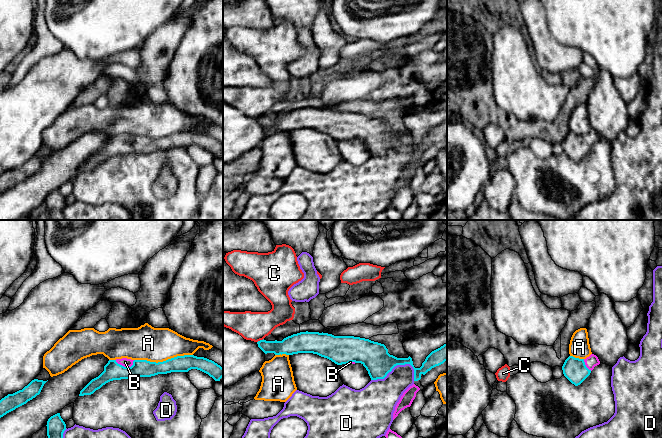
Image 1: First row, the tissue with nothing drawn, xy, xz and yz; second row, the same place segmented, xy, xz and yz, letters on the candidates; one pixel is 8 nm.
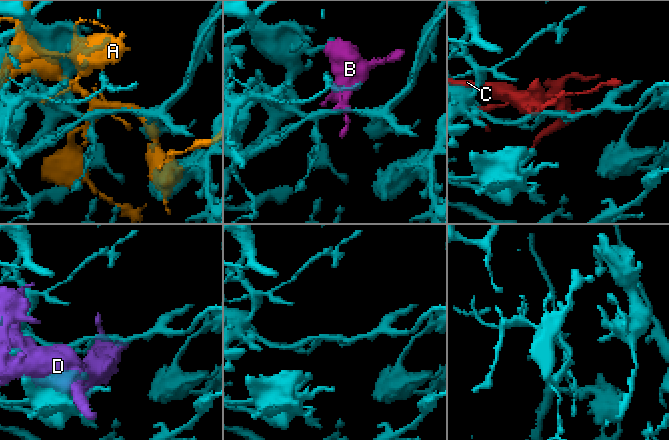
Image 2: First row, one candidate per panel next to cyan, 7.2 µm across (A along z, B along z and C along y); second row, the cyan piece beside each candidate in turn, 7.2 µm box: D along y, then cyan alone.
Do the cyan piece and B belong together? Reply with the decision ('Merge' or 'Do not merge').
Merge

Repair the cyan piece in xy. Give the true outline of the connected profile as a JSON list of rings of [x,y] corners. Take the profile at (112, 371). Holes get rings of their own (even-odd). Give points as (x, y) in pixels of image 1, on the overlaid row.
[[[194,355],[177,356],[163,362],[147,360],[131,360],[127,358],[109,360],[104,371],[92,379],[81,391],[79,396],[91,395],[106,383],[113,380],[134,377],[151,377],[171,372],[188,372],[191,369],[200,370],[215,381],[223,377],[223,368],[212,360]]]

